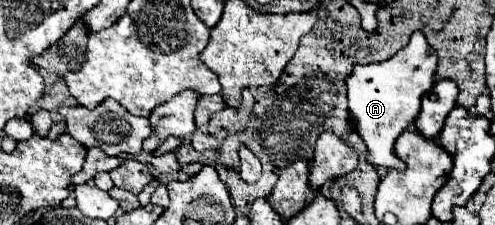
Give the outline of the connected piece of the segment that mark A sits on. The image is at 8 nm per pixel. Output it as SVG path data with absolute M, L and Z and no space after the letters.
M416 31L410 37L410 43L400 49L394 57L370 63L356 65L352 75L346 79L348 85L348 113L356 127L356 133L364 139L368 149L368 163L372 167L396 169L404 171L406 163L402 163L394 155L394 143L404 133L404 129L418 117L420 99L432 89L436 83L436 63L438 57L434 49L426 43L426 37Z

